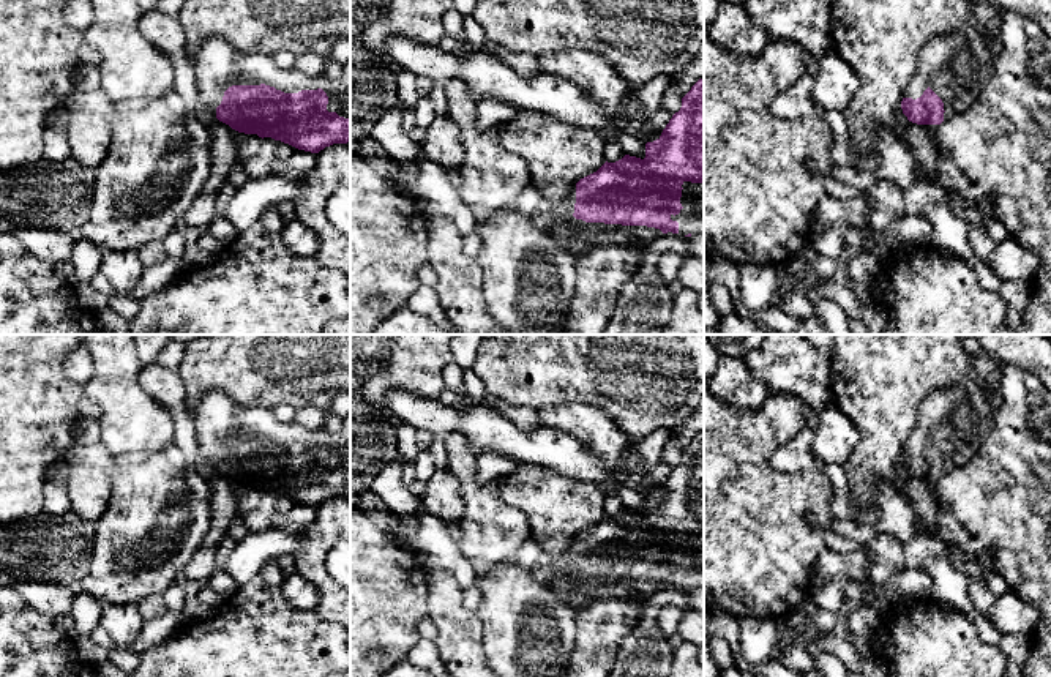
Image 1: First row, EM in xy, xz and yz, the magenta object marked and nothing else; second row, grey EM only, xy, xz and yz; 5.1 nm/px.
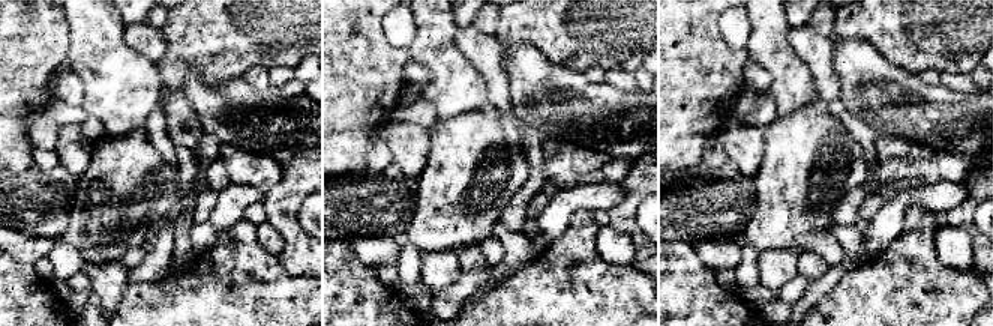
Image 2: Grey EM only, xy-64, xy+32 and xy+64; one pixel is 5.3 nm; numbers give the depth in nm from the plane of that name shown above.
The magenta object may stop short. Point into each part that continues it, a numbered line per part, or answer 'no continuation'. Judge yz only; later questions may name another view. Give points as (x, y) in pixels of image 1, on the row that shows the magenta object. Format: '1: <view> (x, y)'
1: yz (958, 67)

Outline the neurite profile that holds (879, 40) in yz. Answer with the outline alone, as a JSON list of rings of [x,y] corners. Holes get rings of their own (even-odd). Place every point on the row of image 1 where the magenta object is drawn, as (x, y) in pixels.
[[[832,0],[830,36],[833,49],[858,76],[858,90],[843,110],[849,128],[851,142],[862,155],[879,156],[874,147],[881,137],[903,137],[903,131],[912,125],[903,114],[903,92],[915,73],[920,49],[933,38],[966,32],[971,24],[972,3],[967,0]]]

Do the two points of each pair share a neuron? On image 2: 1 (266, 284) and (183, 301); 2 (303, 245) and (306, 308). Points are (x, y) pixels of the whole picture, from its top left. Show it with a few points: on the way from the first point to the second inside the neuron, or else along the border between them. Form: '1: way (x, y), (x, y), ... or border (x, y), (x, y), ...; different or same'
1: way (245, 301), (204, 301); same
2: border (276, 256), (290, 274), (306, 278); different

